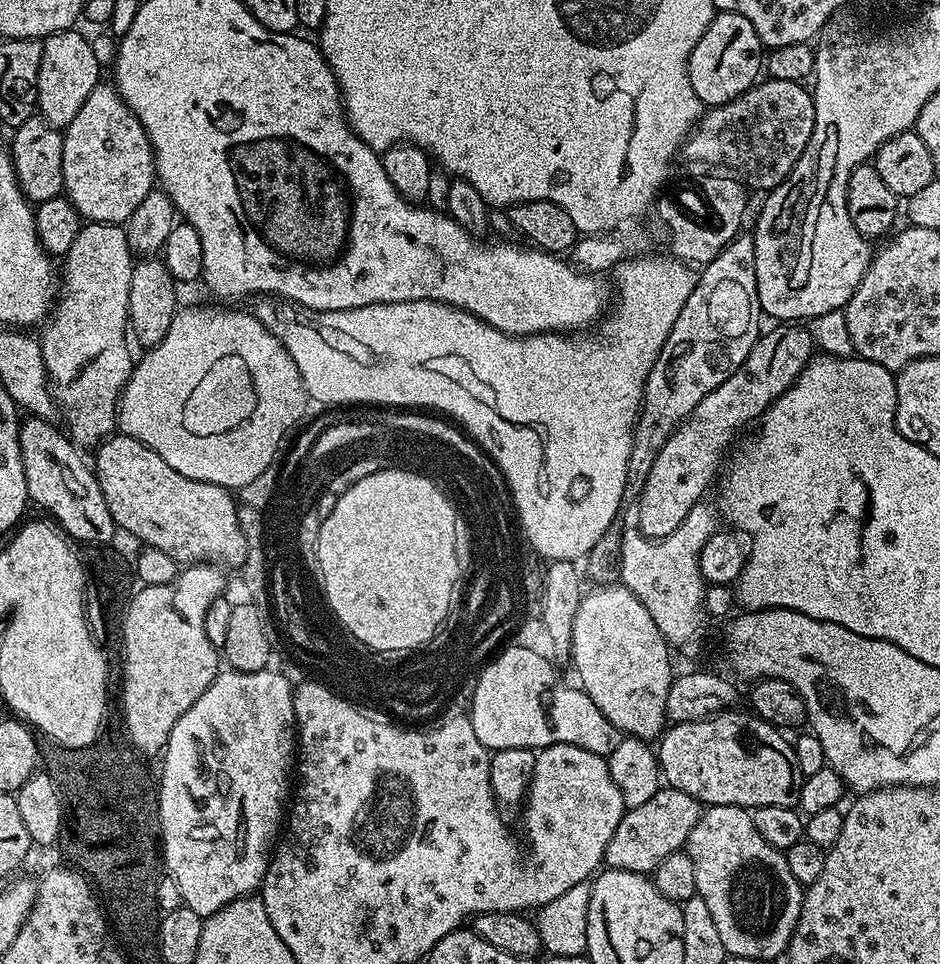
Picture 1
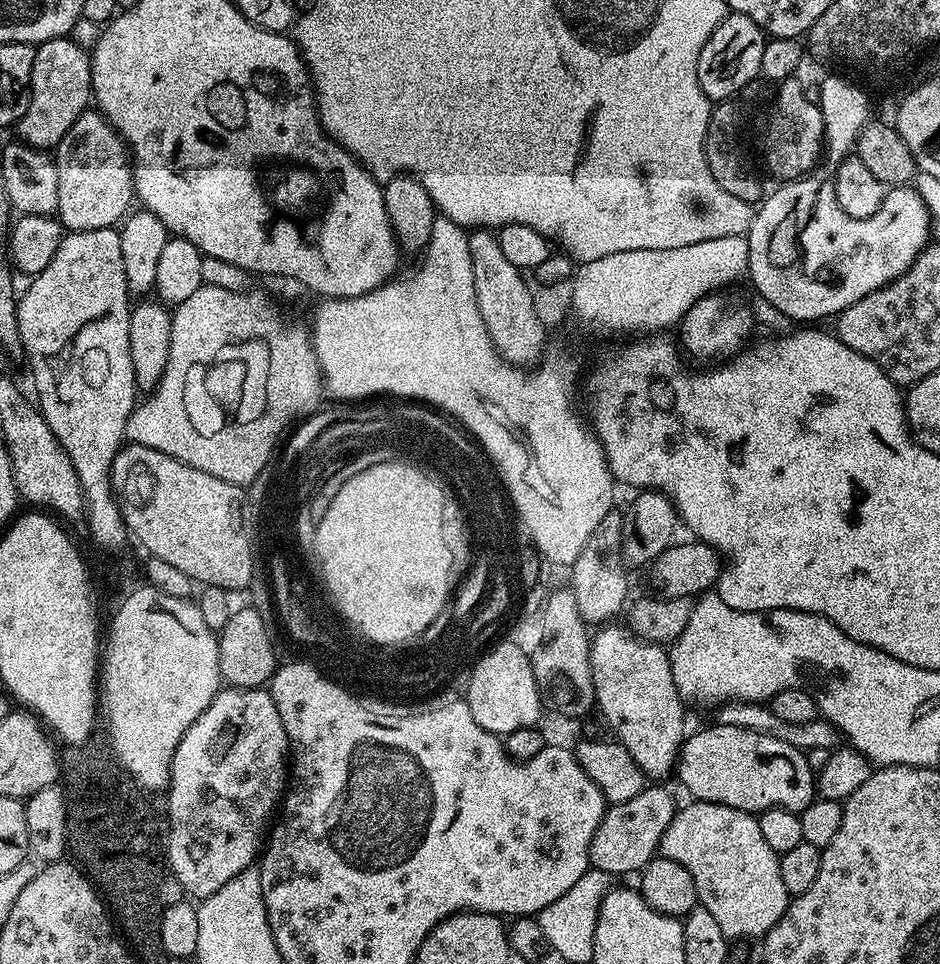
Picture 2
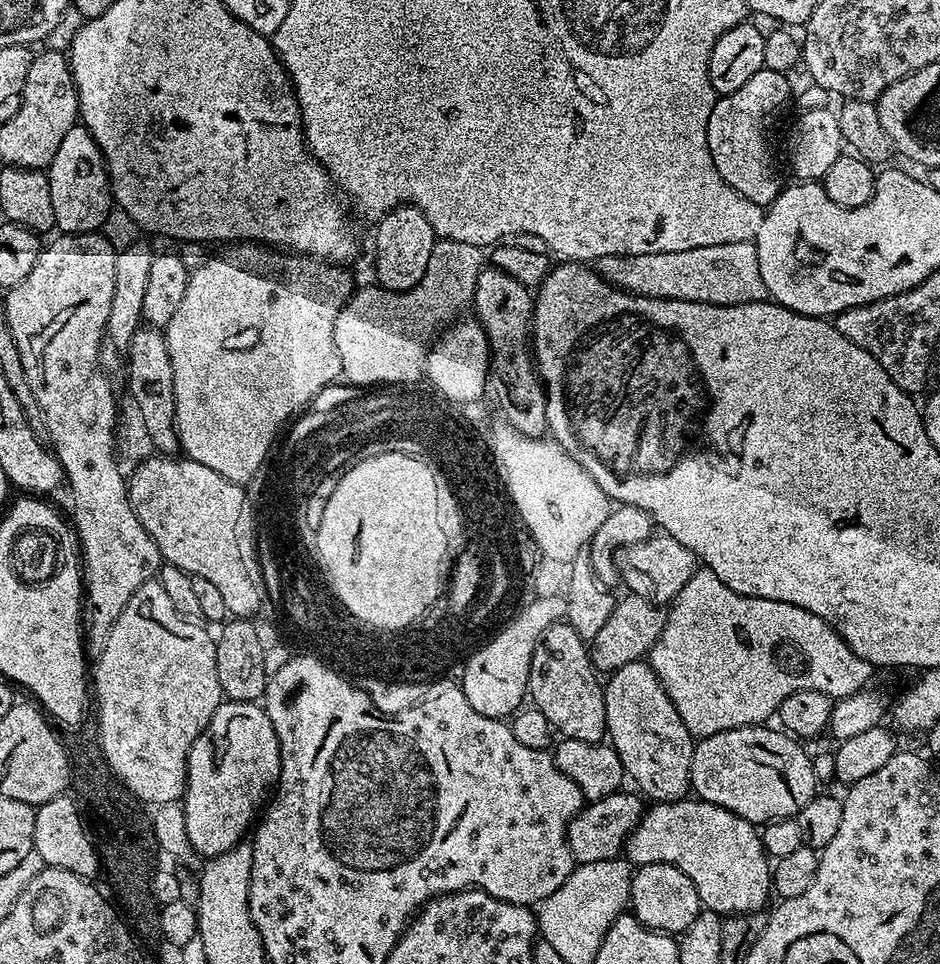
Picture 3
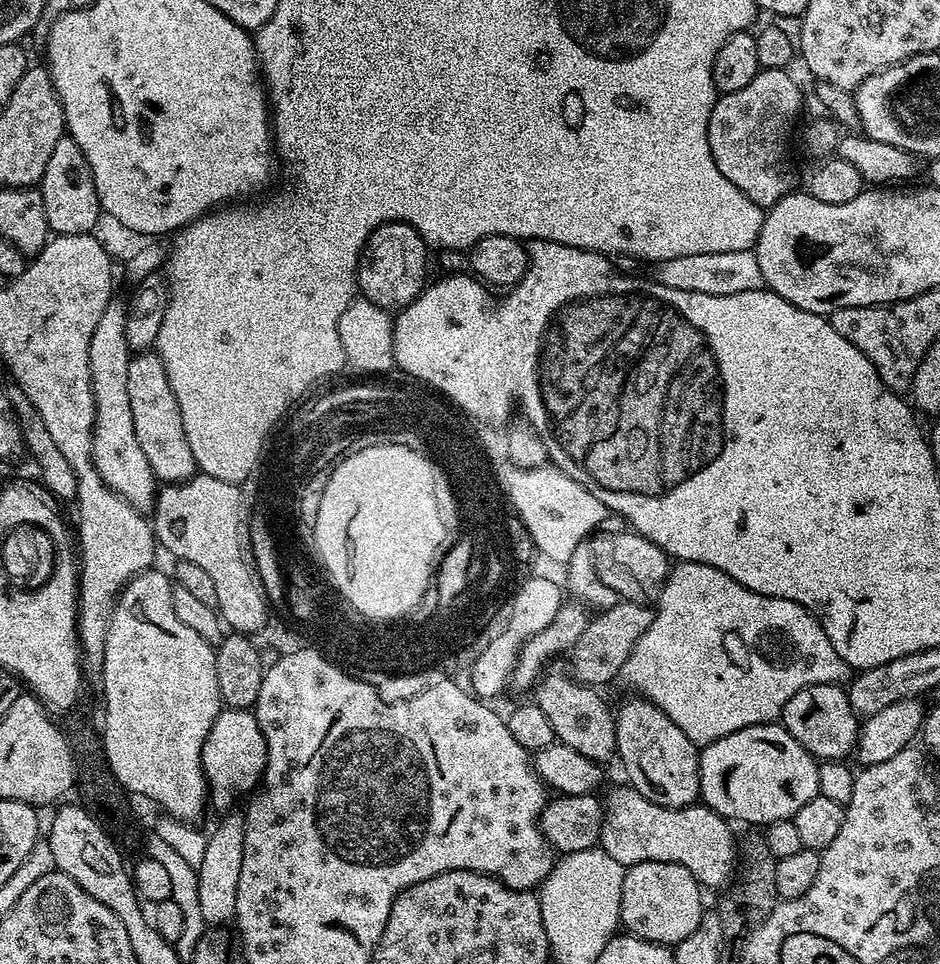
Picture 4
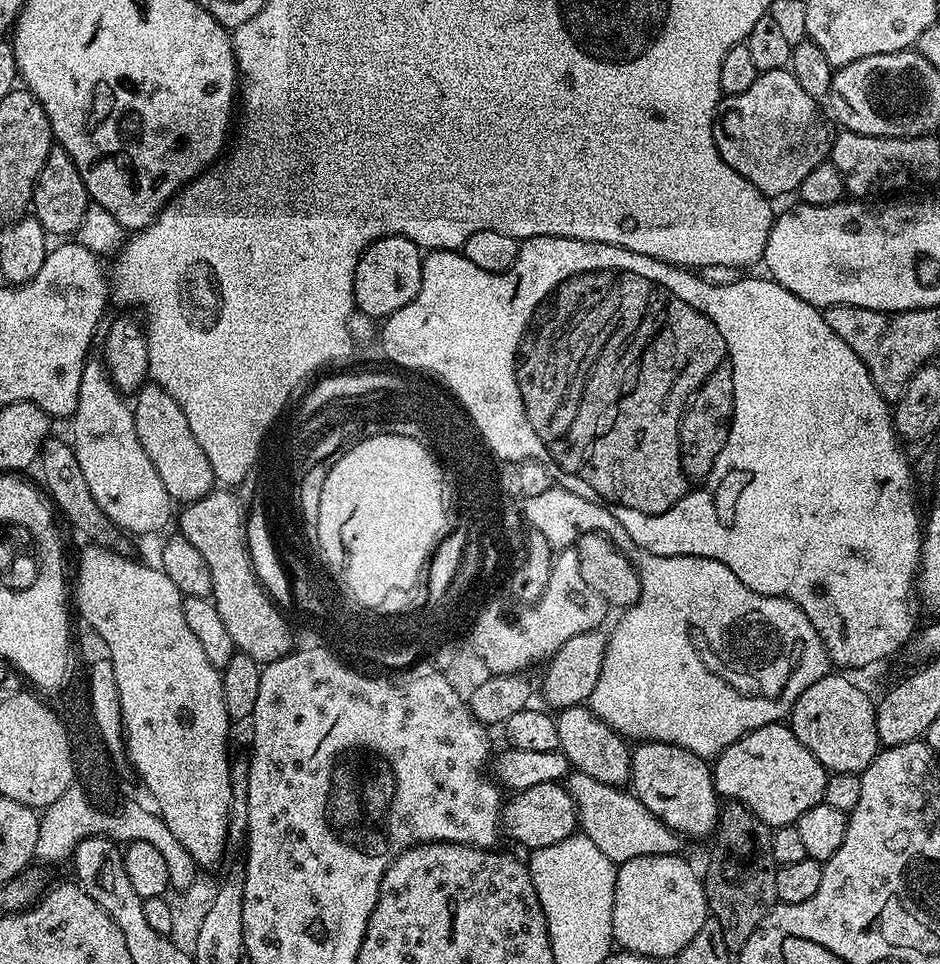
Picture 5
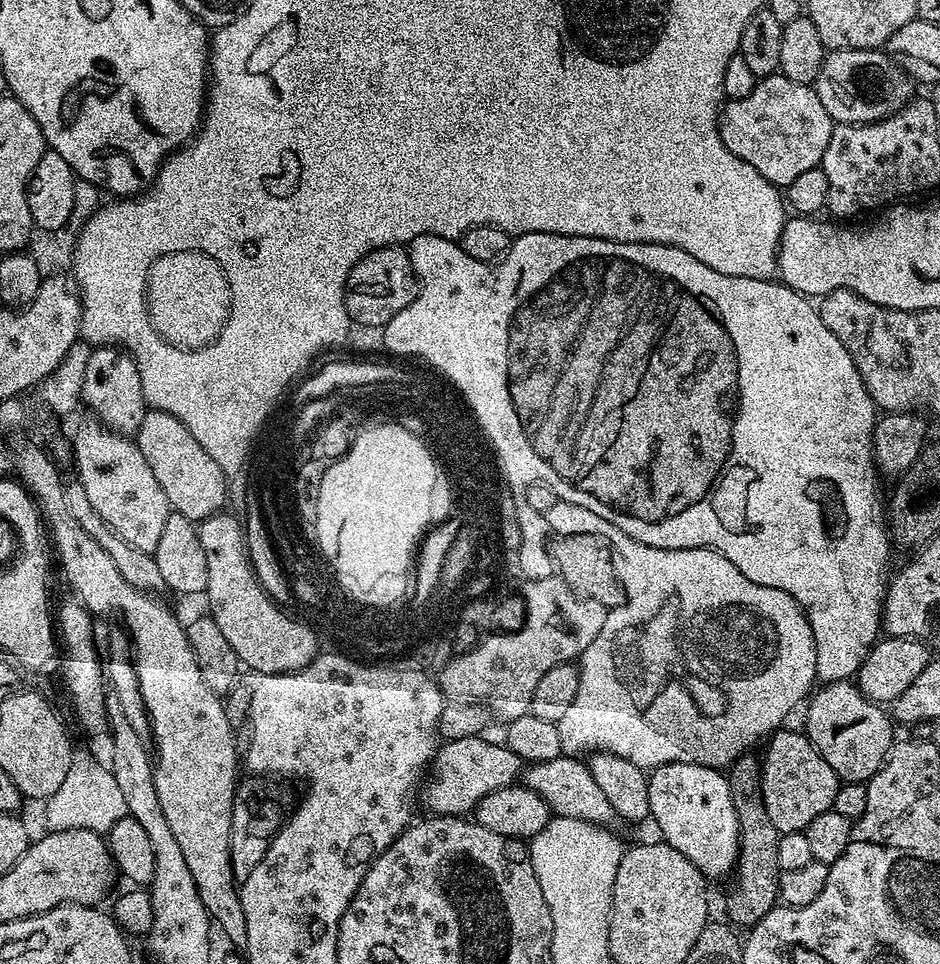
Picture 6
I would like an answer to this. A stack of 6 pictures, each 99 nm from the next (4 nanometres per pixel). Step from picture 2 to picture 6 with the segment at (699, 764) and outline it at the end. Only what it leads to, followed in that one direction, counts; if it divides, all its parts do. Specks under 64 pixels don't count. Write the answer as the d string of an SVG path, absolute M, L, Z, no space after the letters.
M777 730L767 741L768 749L762 752L762 794L766 802L766 814L770 814L770 822L774 822L777 830L786 832L802 832L818 814L829 811L834 802L834 794L841 786L841 779L836 771L818 754L818 750L810 743L803 731L784 732Z

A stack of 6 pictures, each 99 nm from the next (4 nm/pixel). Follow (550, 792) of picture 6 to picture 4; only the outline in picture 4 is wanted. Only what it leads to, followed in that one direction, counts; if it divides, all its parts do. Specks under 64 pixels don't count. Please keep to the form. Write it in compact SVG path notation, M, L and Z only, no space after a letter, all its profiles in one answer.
M631 786L612 788L603 797L604 821L599 847L625 870L642 862L670 862L686 866L705 889L723 889L733 883L738 868L738 840L732 837L733 825L713 808L697 802L686 808L667 808L650 802Z

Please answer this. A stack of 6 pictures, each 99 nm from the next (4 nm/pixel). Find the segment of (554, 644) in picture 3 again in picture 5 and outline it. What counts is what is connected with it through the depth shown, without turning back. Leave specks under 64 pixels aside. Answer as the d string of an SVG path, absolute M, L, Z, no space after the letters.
M579 704L555 713L559 751L566 754L569 765L582 774L590 774L606 786L624 788L632 779L632 748L629 741L600 720L591 707Z

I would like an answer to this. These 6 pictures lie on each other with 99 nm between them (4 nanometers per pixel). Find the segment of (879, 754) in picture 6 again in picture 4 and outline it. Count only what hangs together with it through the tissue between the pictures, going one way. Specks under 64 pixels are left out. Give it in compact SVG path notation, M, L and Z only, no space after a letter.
M815 684L798 690L798 694L786 702L782 723L785 730L820 762L851 757L860 734L858 715L840 684Z

